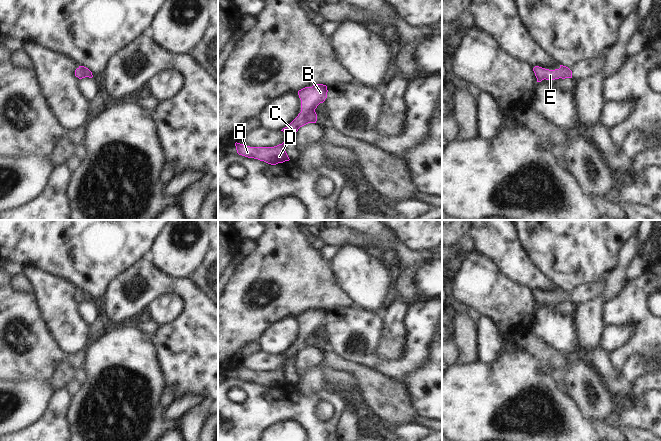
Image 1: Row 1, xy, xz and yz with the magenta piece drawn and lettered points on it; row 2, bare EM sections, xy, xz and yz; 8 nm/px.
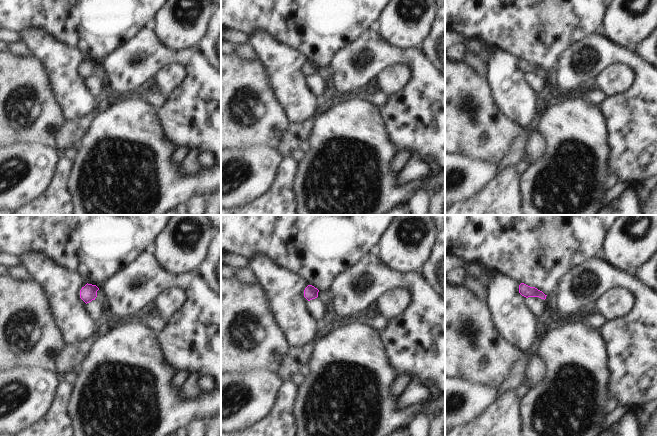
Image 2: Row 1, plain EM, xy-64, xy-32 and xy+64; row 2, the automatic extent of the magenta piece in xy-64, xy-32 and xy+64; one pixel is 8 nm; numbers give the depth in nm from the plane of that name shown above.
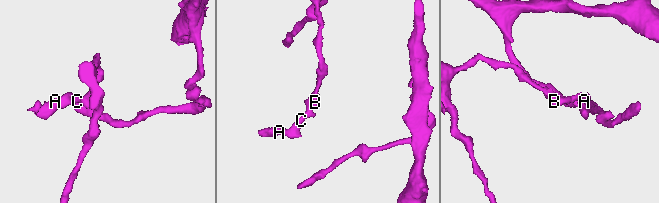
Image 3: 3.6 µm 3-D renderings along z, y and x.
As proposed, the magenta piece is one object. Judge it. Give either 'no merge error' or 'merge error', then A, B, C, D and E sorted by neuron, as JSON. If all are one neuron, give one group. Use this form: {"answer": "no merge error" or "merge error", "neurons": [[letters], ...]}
{"answer": "no merge error", "neurons": [["A", "B", "C", "D", "E"]]}

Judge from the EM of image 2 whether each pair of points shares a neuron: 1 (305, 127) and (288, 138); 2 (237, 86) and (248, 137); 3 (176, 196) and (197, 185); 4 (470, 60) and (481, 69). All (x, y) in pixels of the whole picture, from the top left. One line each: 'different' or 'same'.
1: same
2: same
3: same
4: same

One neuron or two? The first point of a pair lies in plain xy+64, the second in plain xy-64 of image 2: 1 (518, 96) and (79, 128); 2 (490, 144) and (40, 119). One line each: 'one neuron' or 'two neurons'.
1: two neurons
2: one neuron

